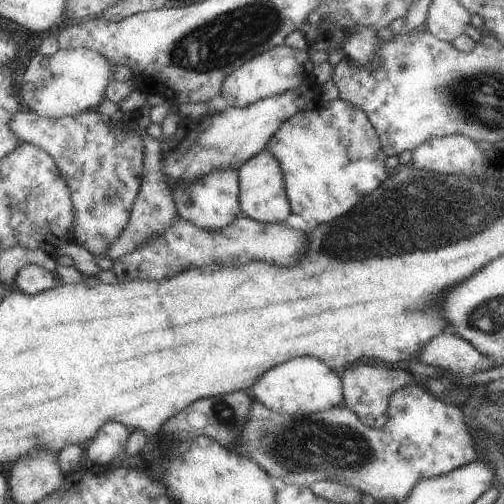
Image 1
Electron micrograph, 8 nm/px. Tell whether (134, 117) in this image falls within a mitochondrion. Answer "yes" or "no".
no

